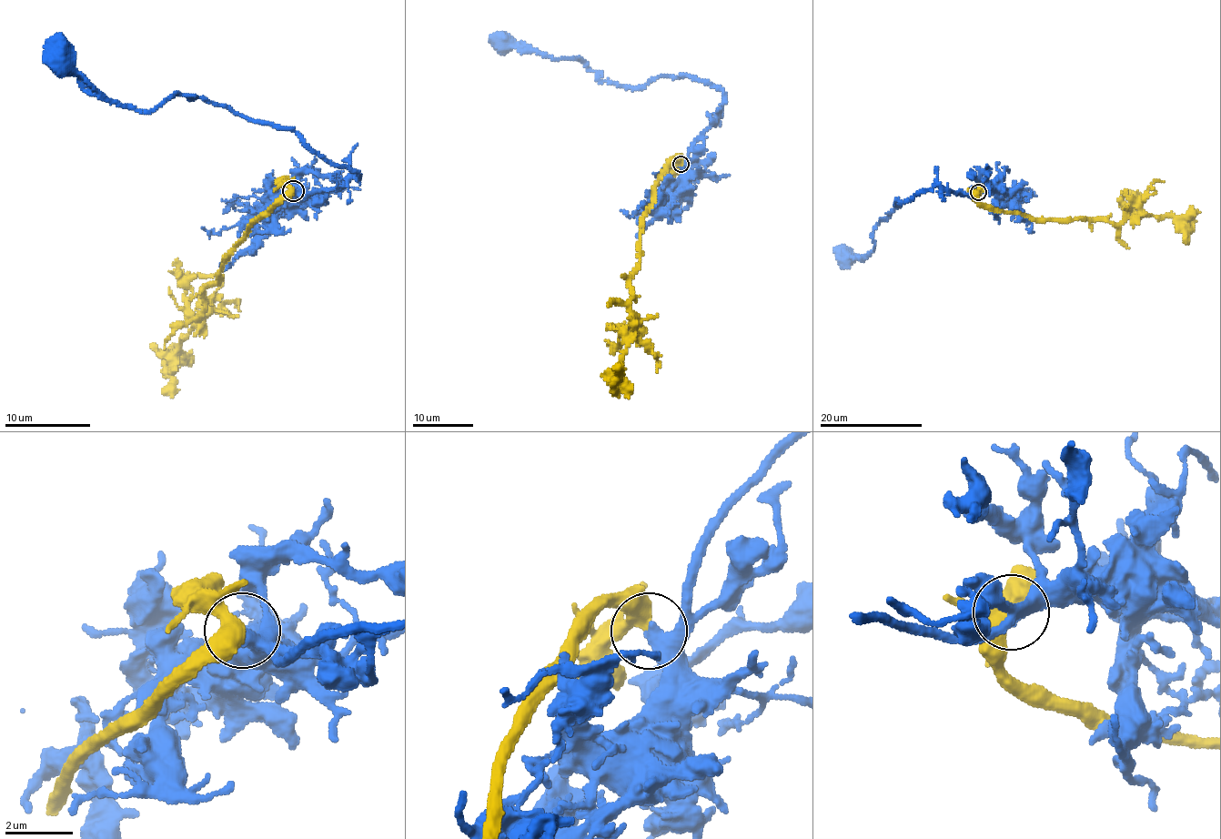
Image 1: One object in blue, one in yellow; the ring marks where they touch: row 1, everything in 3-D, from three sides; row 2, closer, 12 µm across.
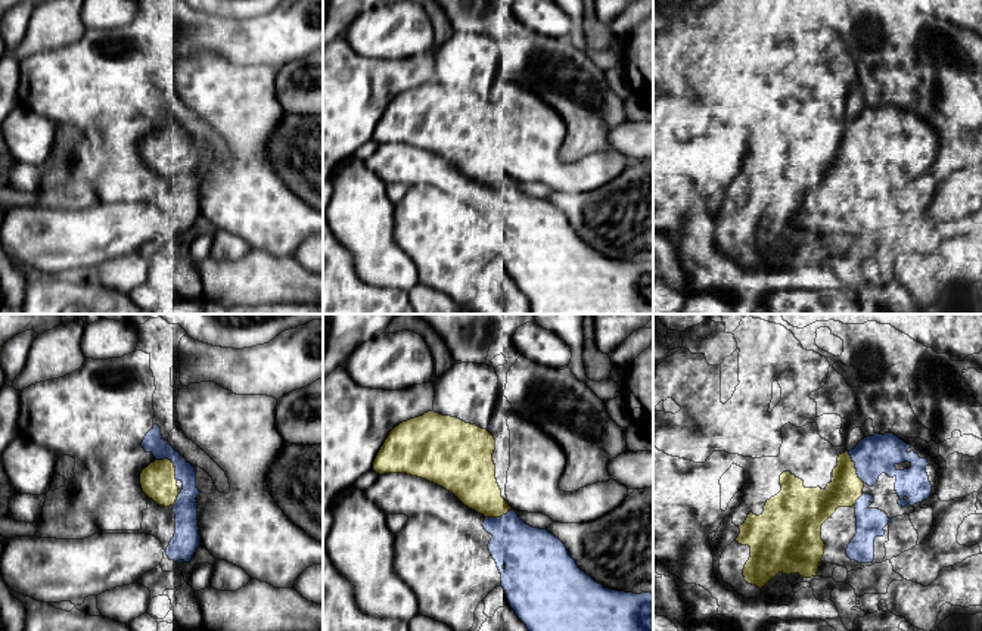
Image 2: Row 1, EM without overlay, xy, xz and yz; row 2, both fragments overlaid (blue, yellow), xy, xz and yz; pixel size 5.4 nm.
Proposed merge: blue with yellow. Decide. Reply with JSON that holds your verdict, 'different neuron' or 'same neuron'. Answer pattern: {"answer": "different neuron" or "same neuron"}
{"answer": "same neuron"}

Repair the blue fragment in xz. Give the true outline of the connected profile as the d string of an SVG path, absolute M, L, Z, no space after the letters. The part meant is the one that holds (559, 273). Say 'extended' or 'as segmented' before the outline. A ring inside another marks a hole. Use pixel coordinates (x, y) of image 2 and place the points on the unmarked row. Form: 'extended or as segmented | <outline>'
extended | M428 81L389 102L373 140L433 152L485 186L482 196L492 205L488 220L501 243L510 277L529 301L531 314L653 314L653 264L605 258L578 237L559 208L547 199L526 195L501 167L494 119L495 109L487 99Z

